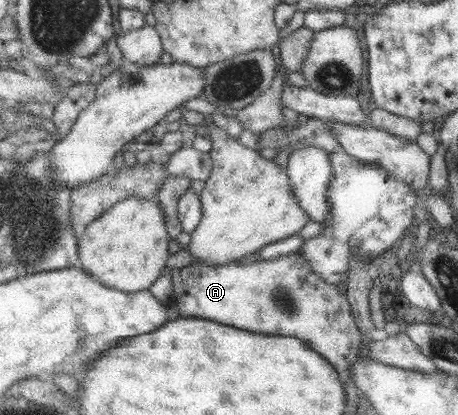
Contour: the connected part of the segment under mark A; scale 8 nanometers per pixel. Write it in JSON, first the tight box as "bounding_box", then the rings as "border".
{"bounding_box":[170,252,365,376],"border":[[[290,252],[275,259],[258,259],[252,263],[232,261],[225,265],[210,265],[197,261],[181,268],[173,268],[170,274],[174,286],[170,304],[174,310],[182,312],[182,317],[205,318],[250,332],[296,336],[306,340],[318,354],[330,360],[340,376],[345,375],[362,354],[365,334],[356,323],[347,293],[342,294],[338,285],[326,282],[314,272],[312,263],[302,253]]]}

